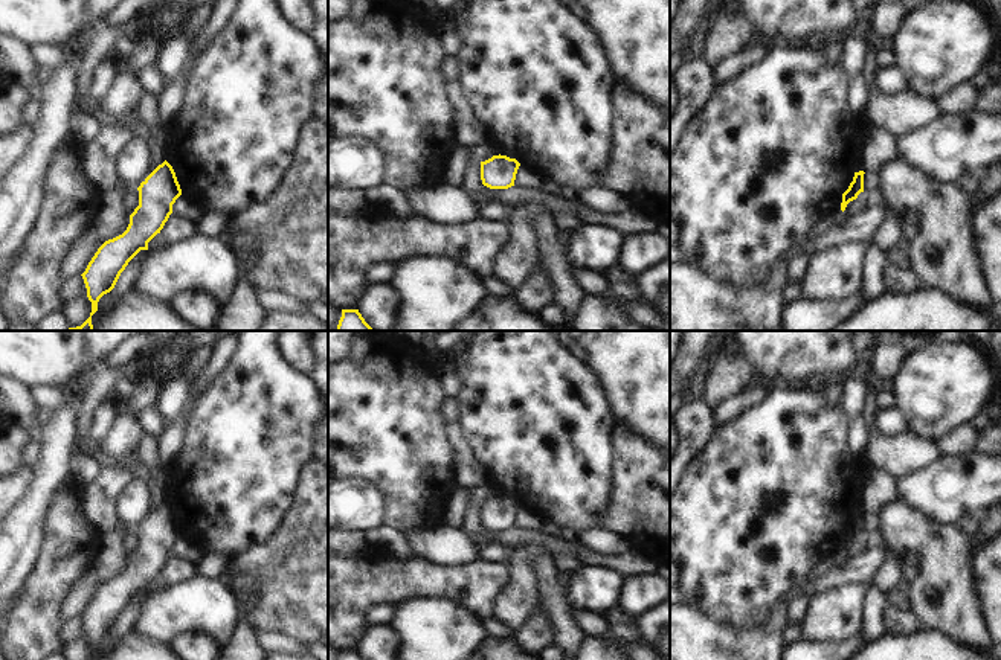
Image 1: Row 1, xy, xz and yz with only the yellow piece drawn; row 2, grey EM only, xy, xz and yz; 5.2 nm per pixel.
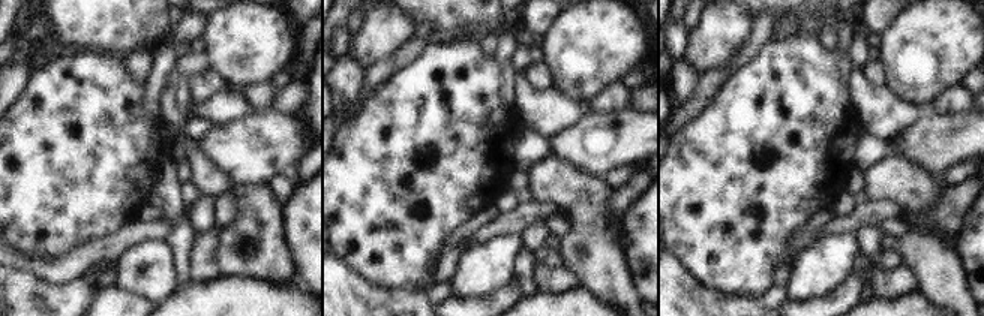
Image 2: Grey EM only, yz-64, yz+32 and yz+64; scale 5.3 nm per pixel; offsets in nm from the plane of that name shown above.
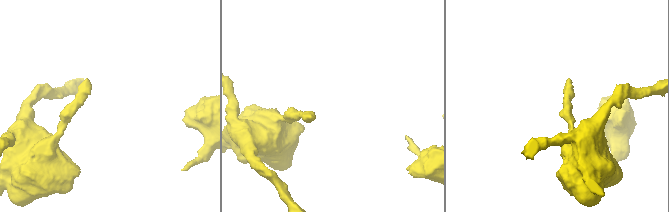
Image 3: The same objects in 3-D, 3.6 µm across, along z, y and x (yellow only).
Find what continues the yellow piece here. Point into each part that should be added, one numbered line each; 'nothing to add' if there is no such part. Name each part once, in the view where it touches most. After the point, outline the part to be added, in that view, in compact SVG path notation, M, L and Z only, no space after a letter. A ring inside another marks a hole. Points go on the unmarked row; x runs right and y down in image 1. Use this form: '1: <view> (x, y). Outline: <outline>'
nothing to add

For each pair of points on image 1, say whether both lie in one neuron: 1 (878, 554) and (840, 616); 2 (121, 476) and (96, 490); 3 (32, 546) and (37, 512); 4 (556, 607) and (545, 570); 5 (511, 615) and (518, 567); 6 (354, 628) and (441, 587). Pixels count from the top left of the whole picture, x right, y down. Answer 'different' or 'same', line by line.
1: different
2: same
3: same
4: same
5: same
6: same

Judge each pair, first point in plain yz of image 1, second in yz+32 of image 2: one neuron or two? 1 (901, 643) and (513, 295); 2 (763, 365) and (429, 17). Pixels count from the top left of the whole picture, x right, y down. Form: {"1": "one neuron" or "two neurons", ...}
{"1": "two neurons", "2": "one neuron"}

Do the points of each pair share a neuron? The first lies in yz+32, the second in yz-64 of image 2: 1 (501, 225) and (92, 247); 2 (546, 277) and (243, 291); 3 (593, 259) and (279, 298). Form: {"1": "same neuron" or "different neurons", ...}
{"1": "same neuron", "2": "different neurons", "3": "different neurons"}

